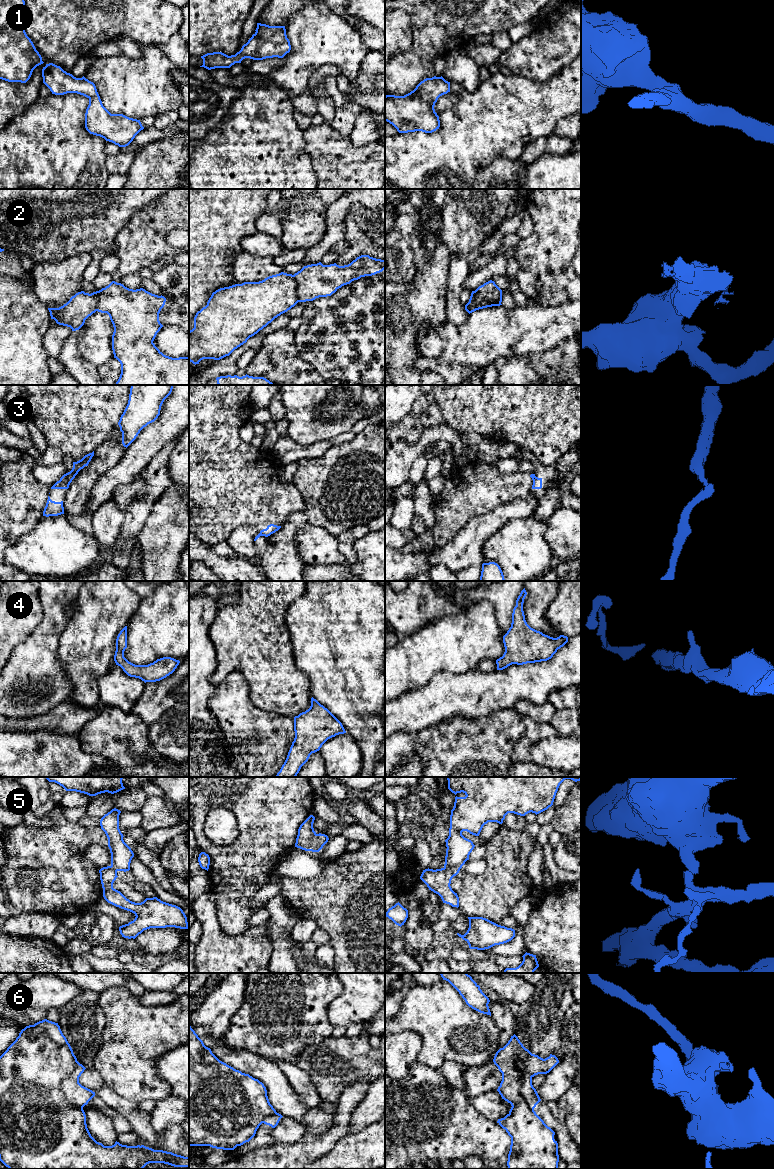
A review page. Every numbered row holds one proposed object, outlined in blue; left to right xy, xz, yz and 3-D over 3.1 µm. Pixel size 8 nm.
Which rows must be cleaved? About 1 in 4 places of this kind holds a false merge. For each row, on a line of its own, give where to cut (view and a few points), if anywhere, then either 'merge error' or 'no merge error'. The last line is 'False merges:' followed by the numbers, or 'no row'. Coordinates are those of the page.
1: cut none; no merge error
2: cut yz (473, 291), (475, 301), (489, 300), (492, 305); merge error
3: cut xy (65, 474), (65, 477), (70, 482); merge error
4: cut none; no merge error
5: cut xz (316, 834), (311, 850); merge error
6: cut xy (78, 1062), (62, 1084), (62, 1091), (72, 1105), (82, 1108); merge error
False merges: 2, 3, 5, 6

